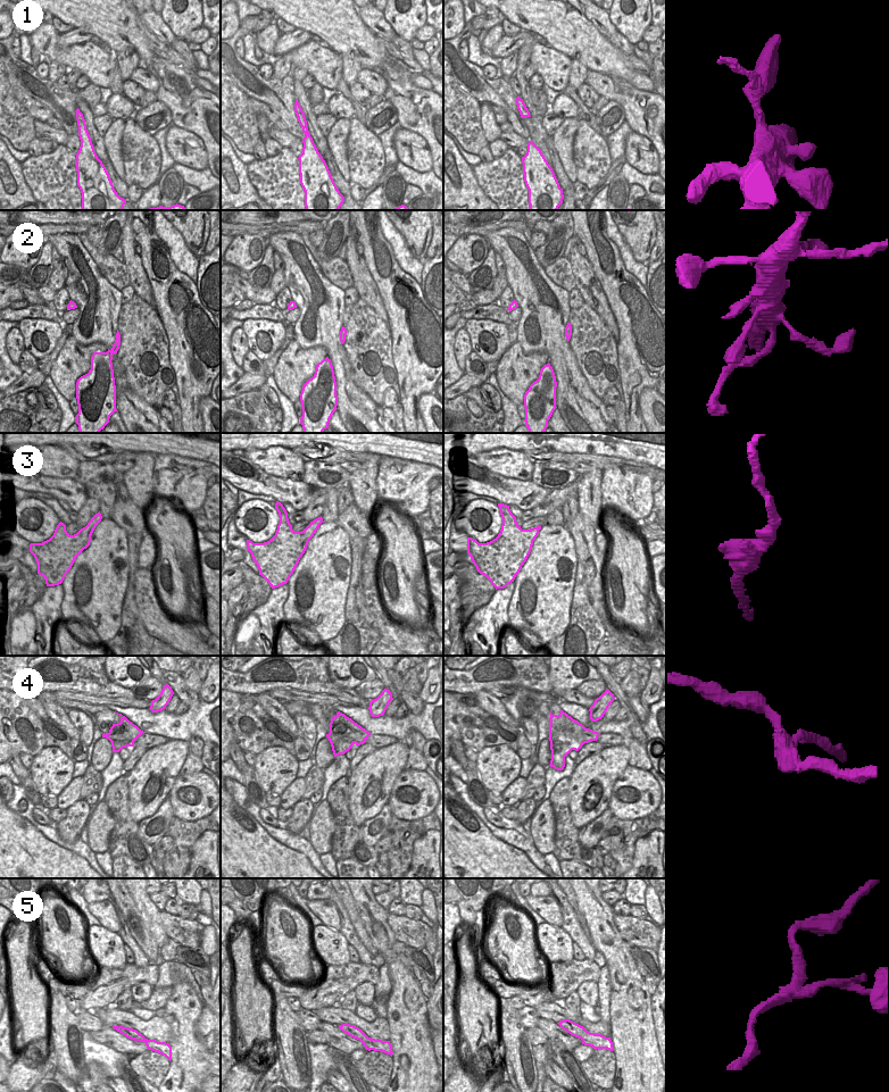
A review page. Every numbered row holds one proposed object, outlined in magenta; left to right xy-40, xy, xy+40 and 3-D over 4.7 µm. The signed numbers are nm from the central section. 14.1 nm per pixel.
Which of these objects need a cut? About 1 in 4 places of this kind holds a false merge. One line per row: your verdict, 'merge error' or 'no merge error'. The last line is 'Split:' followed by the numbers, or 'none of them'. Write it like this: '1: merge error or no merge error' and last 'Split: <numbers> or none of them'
1: no merge error
2: no merge error
3: no merge error
4: merge error
5: merge error
Split: 4, 5

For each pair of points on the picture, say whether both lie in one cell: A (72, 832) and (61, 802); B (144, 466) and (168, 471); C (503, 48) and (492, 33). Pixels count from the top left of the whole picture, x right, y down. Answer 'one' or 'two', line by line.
A: two
B: two
C: two

